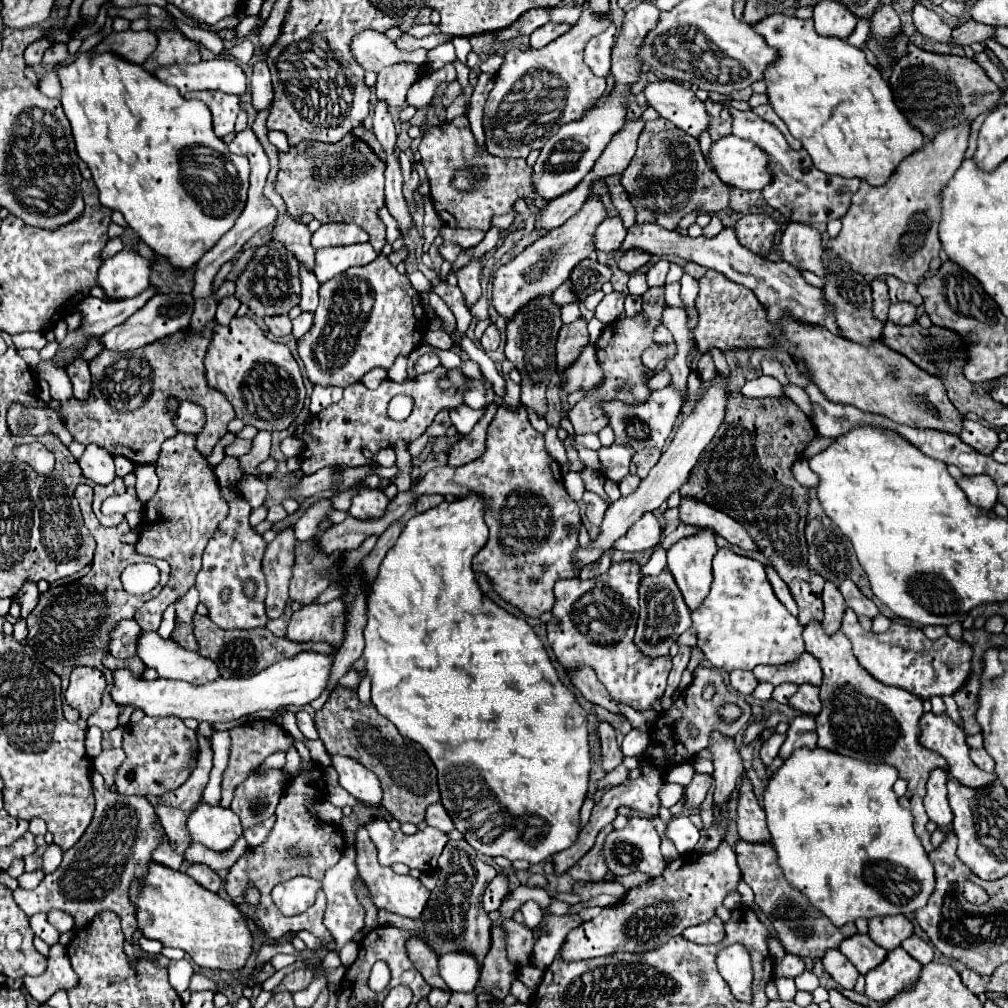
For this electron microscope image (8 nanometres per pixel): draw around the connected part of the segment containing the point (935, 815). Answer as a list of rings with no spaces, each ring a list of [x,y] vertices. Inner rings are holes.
[[[936,768],[930,772],[924,796],[924,808],[932,822],[938,826],[948,826],[952,822],[952,810],[948,806],[948,792],[946,792],[948,772],[944,768]]]

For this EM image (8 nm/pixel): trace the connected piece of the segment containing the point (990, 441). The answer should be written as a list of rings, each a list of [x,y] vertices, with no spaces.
[[[962,420],[962,430],[960,430],[960,440],[966,442],[968,446],[972,446],[974,450],[982,452],[982,454],[990,454],[996,448],[998,434],[984,426],[982,422],[972,422],[972,420]]]

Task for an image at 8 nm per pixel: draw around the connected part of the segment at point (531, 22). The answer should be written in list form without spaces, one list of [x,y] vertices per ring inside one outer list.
[[[534,8],[528,10],[524,16],[520,16],[510,28],[504,28],[498,32],[498,40],[512,40],[520,34],[530,34],[532,30],[536,30],[538,26],[548,22],[548,10],[544,8]]]

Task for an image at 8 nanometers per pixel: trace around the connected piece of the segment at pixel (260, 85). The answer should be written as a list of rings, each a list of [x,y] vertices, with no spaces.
[[[260,58],[254,64],[254,74],[250,82],[250,92],[252,92],[252,104],[256,110],[264,110],[272,102],[272,82],[270,82],[270,70],[264,58]]]

